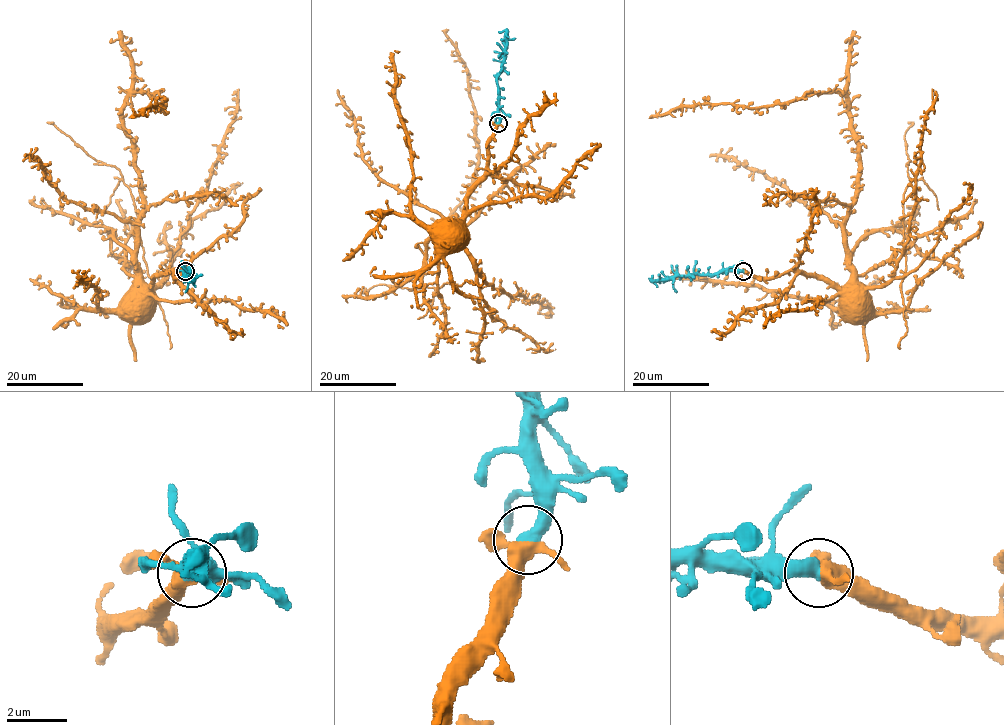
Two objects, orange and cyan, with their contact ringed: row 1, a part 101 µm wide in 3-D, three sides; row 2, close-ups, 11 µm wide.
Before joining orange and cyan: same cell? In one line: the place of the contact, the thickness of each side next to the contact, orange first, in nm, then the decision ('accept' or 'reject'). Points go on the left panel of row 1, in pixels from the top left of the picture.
(185, 271) | 400/480 nm | accept

